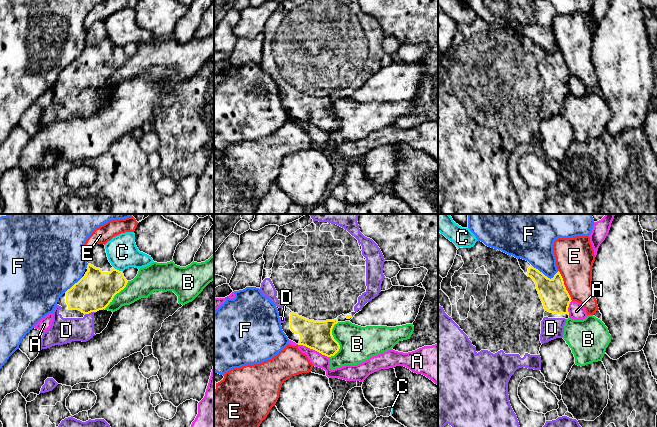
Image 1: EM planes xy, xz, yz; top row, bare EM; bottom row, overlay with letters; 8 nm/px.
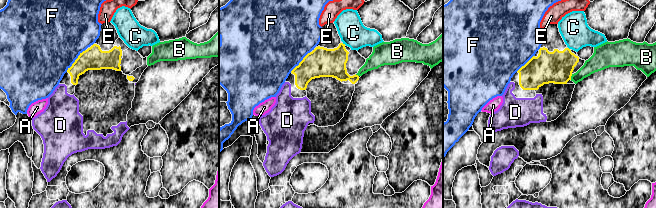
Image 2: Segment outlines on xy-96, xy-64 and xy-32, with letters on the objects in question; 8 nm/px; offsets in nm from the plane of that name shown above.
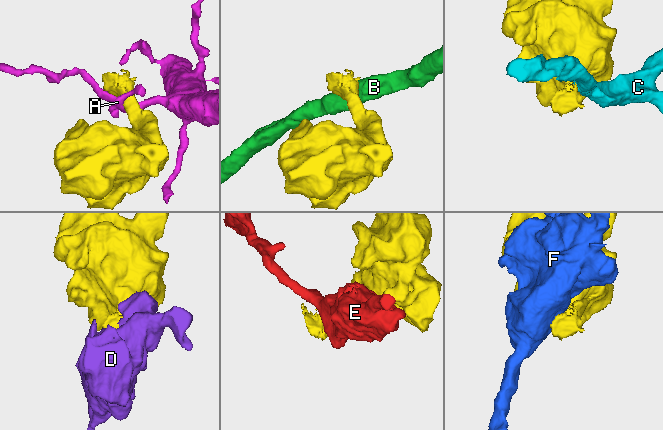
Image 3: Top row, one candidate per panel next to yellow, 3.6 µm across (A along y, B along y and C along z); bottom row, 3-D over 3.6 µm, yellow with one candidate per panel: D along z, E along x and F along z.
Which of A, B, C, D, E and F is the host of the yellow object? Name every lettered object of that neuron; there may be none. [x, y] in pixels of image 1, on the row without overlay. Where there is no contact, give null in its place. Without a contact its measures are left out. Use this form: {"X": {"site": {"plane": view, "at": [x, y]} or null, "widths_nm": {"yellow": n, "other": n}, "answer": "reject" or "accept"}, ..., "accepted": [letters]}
{"A": {"site": {"plane": "xz", "at": [313, 125]}, "widths_nm": {"yellow": 240, "other": 110}, "answer": "reject"}, "B": {"site": {"plane": "xz", "at": [335, 116]}, "widths_nm": {"yellow": 240, "other": 280}, "answer": "reject"}, "C": {"site": {"plane": "xy", "at": [118, 46]}, "widths_nm": {"yellow": 300, "other": 260}, "answer": "reject"}, "D": {"site": {"plane": "xy", "at": [90, 88]}, "widths_nm": {"yellow": 300, "other": 200}, "answer": "accept"}, "E": {"site": {"plane": "yz", "at": [564, 61]}, "widths_nm": {"yellow": 220, "other": 300}, "answer": "reject"}, "F": {"site": {"plane": "xy", "at": [73, 61]}, "widths_nm": {"yellow": 300, "other": 500}, "answer": "reject"}, "accepted": ["D"]}

